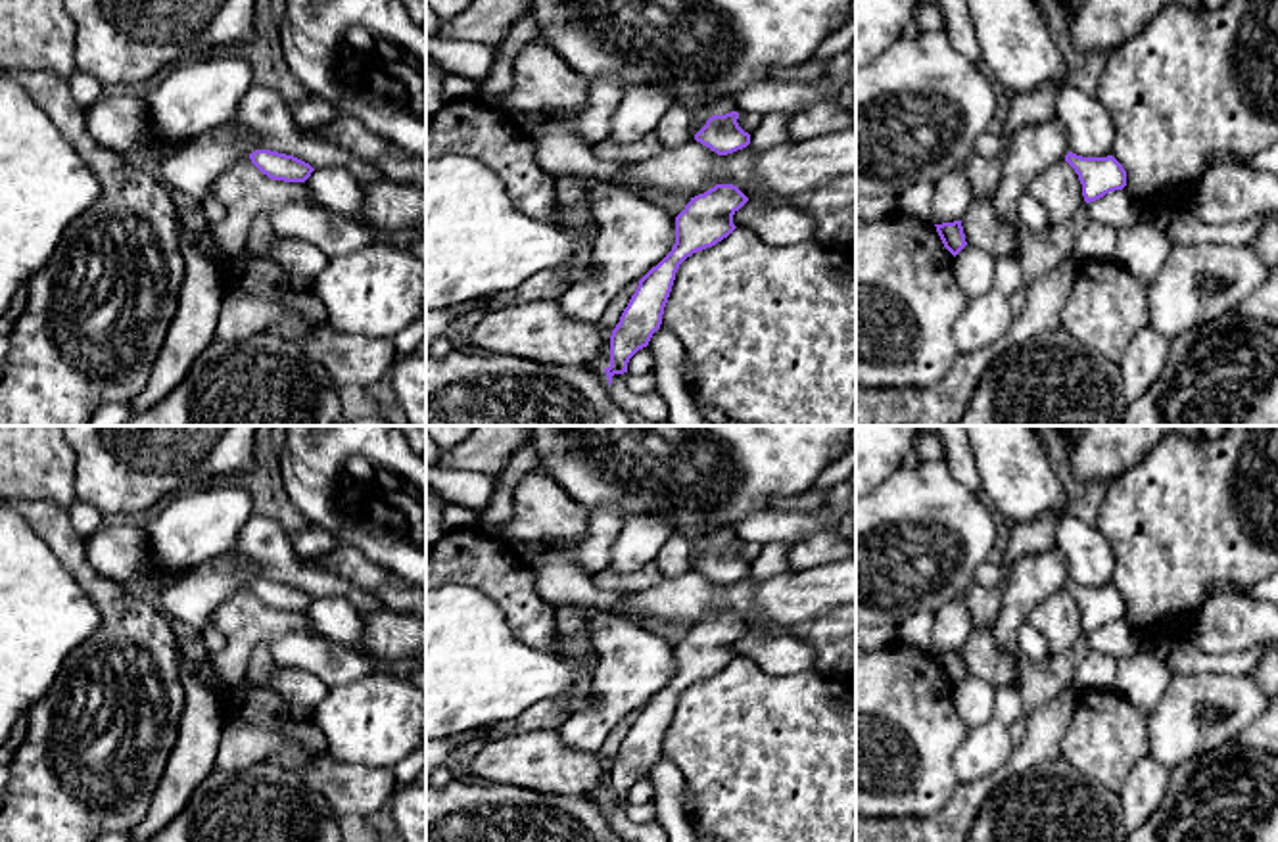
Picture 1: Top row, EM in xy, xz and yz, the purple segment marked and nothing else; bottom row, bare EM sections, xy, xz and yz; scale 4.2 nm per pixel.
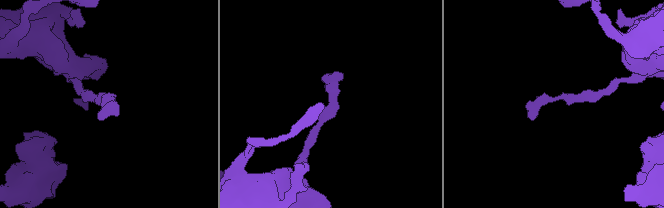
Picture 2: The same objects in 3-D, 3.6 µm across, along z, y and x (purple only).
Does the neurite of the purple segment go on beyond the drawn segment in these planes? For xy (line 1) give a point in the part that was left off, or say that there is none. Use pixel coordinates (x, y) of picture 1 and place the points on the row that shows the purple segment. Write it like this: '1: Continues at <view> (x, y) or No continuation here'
1: No continuation here

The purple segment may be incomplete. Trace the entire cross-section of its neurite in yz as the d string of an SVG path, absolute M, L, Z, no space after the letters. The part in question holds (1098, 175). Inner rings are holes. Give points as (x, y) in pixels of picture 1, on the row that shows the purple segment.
M1073 152L1065 155L1065 161L1075 169L1082 184L1084 201L1096 201L1109 192L1123 190L1126 186L1126 171L1113 157L1082 157Z

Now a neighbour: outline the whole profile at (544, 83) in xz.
M526 44L514 58L512 90L503 109L510 115L535 111L568 115L587 100L589 81L578 75L555 50L545 44Z

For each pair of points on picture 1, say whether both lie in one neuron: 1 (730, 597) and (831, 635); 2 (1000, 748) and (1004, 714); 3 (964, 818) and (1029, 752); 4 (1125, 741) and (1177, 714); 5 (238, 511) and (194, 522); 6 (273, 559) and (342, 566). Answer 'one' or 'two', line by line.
1: one
2: two
3: one
4: two
5: one
6: two

